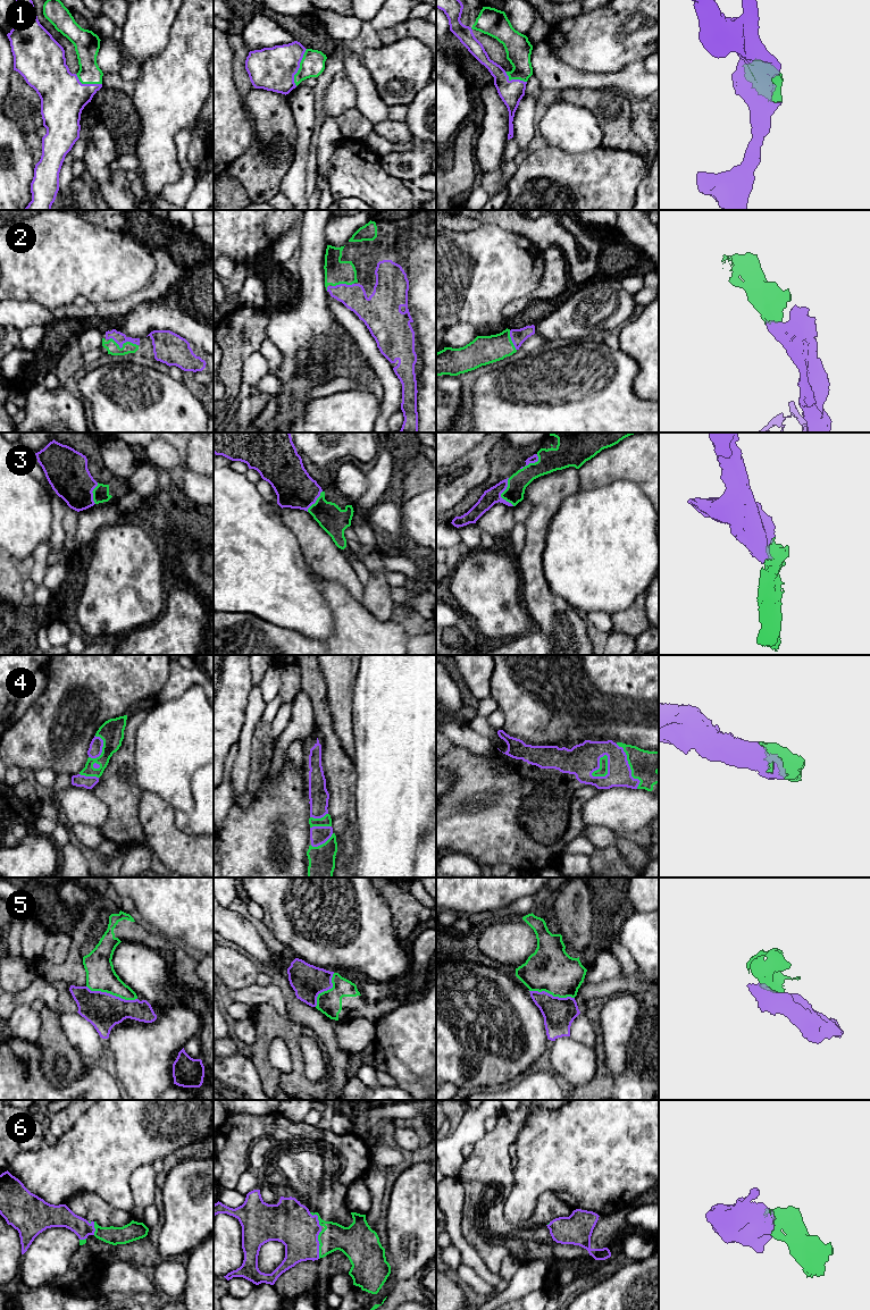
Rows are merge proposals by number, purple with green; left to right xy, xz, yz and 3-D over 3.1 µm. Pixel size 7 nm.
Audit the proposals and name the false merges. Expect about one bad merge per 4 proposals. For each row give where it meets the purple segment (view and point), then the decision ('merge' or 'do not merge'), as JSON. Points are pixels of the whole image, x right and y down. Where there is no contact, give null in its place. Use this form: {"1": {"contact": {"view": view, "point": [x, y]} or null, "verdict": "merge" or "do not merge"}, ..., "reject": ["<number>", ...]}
{"1": {"contact": {"view": "xz", "point": [299, 67]}, "verdict": "merge"}, "2": {"contact": {"view": "xy", "point": [123, 343]}, "verdict": "merge"}, "3": {"contact": {"view": "yz", "point": [501, 493]}, "verdict": "merge"}, "4": {"contact": {"view": "yz", "point": [599, 765]}, "verdict": "merge"}, "5": {"contact": {"view": "xy", "point": [111, 994]}, "verdict": "do not merge"}, "6": {"contact": {"view": "xz", "point": [319, 1244]}, "verdict": "merge"}, "reject": ["5"]}

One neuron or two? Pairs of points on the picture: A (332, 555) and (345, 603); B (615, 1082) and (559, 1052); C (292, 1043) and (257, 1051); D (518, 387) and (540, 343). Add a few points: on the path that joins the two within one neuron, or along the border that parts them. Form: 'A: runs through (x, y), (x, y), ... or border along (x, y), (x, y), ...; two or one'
A: border along (320, 577), (339, 582), (359, 603); two
B: border along (593, 1048), (595, 1075), (588, 1082), (574, 1088); two
C: runs through (283, 1034), (273, 1034), (265, 1042); one
D: border along (541, 350), (527, 355); two

